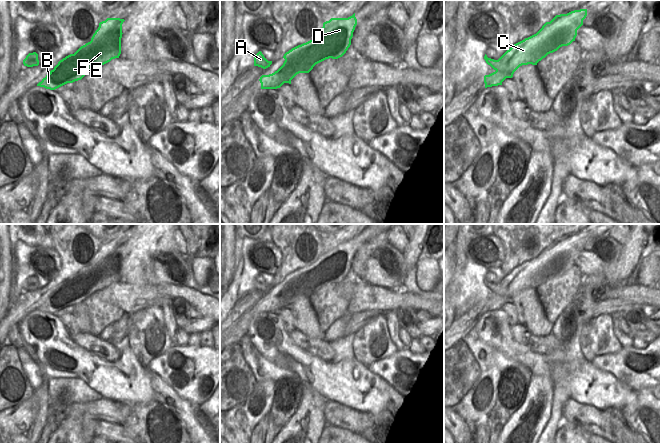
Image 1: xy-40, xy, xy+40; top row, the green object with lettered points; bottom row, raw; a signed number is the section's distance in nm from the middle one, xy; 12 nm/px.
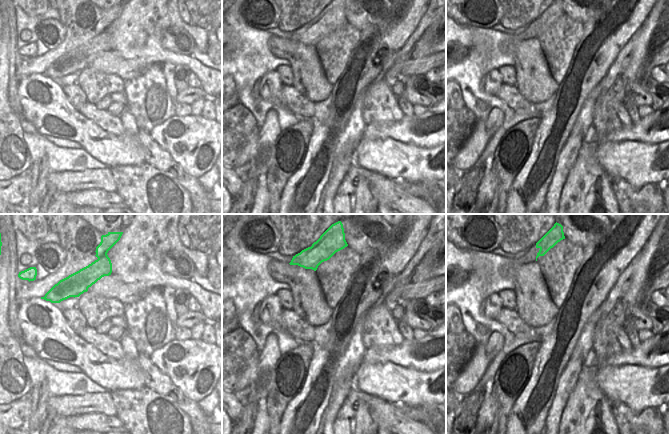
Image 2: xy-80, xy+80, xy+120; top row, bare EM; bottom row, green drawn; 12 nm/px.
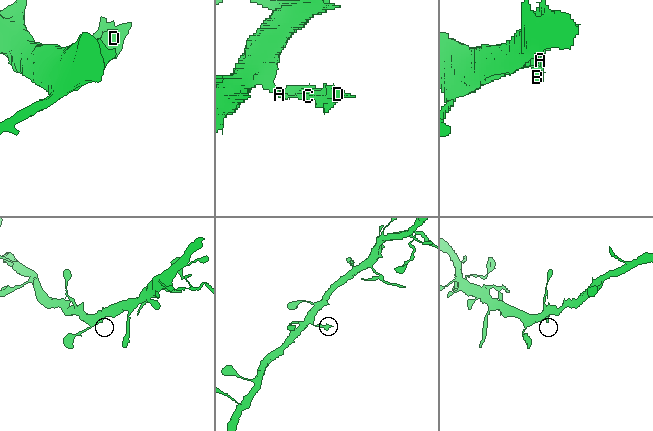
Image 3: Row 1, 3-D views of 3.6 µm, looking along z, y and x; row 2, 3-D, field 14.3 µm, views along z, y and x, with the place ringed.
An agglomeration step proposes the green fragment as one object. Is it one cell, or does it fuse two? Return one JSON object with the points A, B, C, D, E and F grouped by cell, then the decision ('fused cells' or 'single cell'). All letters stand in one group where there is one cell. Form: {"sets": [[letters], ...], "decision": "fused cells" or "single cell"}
{"sets": [["A"], ["B", "C", "D", "E", "F"]], "decision": "fused cells"}

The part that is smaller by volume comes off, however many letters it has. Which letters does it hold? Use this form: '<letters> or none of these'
B, C, D, E, F

